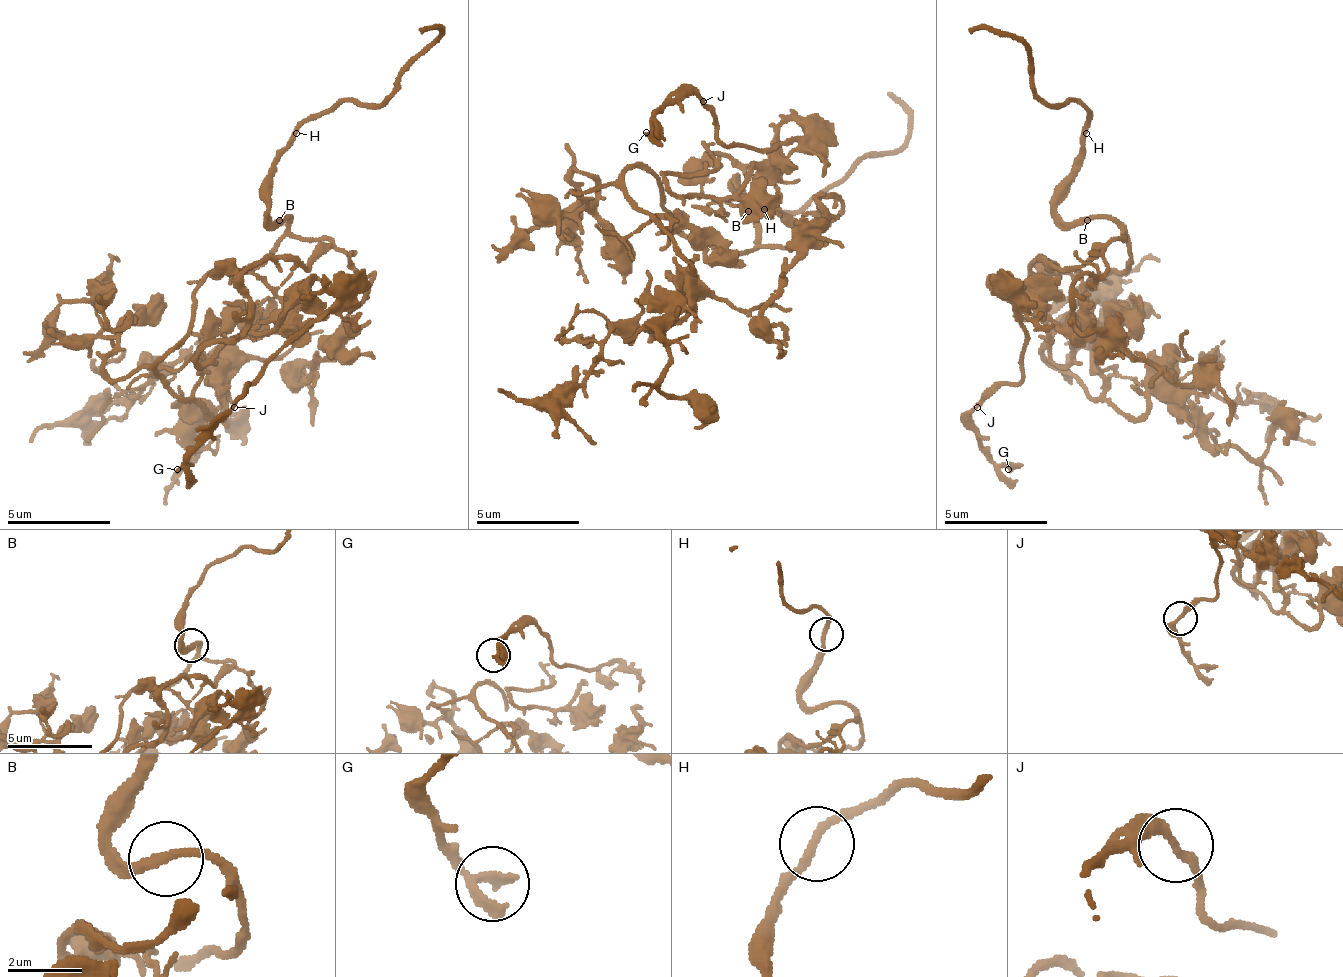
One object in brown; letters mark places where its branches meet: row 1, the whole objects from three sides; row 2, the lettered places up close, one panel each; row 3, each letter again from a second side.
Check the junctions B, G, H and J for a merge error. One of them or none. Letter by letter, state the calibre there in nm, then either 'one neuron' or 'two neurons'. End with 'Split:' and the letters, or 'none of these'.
B: 240 nm thick; one neuron
G: 240 nm thick; one neuron
H: 240 nm thick; one neuron
J: 240 nm thick; one neuron
Split: none of these

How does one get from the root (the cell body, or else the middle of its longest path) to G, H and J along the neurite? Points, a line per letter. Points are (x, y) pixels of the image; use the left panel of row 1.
G: (198, 288), (213, 273), (260, 262), (286, 236), (327, 242), (311, 257), (311, 304), (322, 314), (177, 469)
H: (198, 288), (213, 273), (239, 273), (260, 262), (286, 231), (286, 216), (270, 216), (270, 164), (296, 133)
J: (198, 288), (213, 273), (260, 262), (286, 236), (327, 242), (311, 257), (311, 304), (322, 314), (234, 407)

